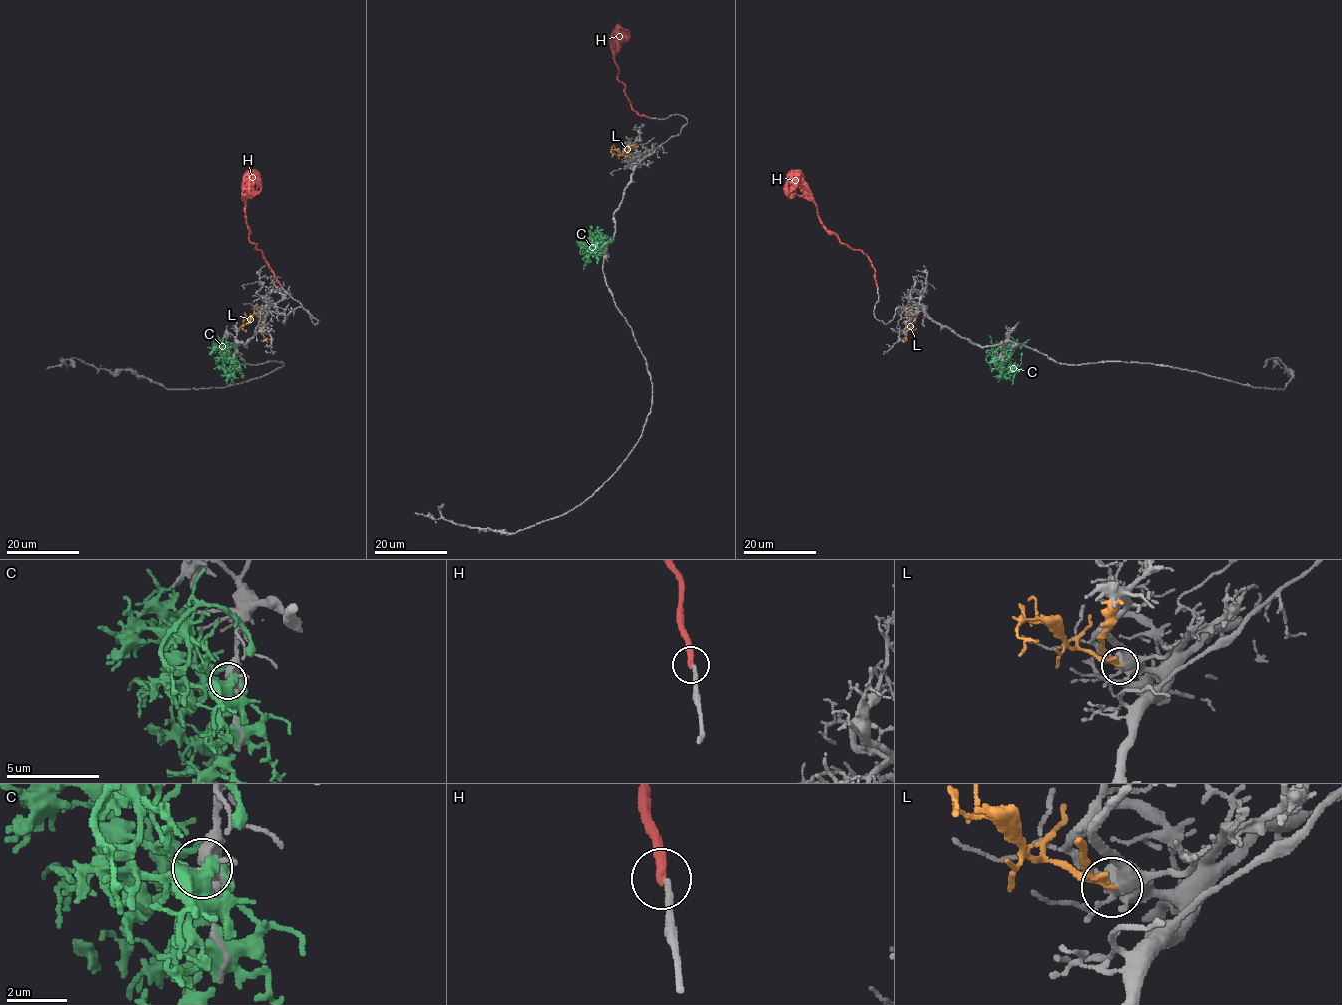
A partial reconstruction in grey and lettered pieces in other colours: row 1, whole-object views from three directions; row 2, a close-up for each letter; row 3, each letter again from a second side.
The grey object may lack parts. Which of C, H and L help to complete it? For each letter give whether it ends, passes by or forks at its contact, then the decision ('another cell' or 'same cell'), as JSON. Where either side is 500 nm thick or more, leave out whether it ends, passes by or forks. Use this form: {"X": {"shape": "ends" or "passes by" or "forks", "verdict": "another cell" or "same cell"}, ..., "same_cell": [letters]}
{"C": {"shape": "forks", "verdict": "another cell"}, "H": {"shape": "ends", "verdict": "another cell"}, "L": {"shape": "ends", "verdict": "another cell"}, "same_cell": []}

